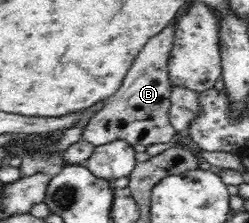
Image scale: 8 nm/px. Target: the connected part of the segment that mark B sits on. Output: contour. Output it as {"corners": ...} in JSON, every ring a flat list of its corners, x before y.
{"corners":[[170,22,158,35,150,38,150,43,128,70,127,76,114,95,106,99,104,106,92,116,81,140,96,146,106,145,116,140,124,140,134,145,154,145,172,142,177,131,169,120,171,106,171,85,167,68,173,45,176,26]]}

